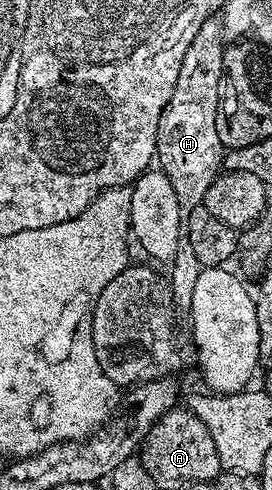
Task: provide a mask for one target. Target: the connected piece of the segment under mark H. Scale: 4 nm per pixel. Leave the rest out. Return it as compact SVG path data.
M221 18L206 19L204 25L200 25L200 33L192 37L188 53L184 53L180 77L176 77L176 89L172 89L172 97L160 117L156 163L168 181L172 181L176 201L180 201L180 209L184 213L202 206L208 185L212 185L224 163L224 148L220 133L216 133L220 88L224 82L223 50Z

